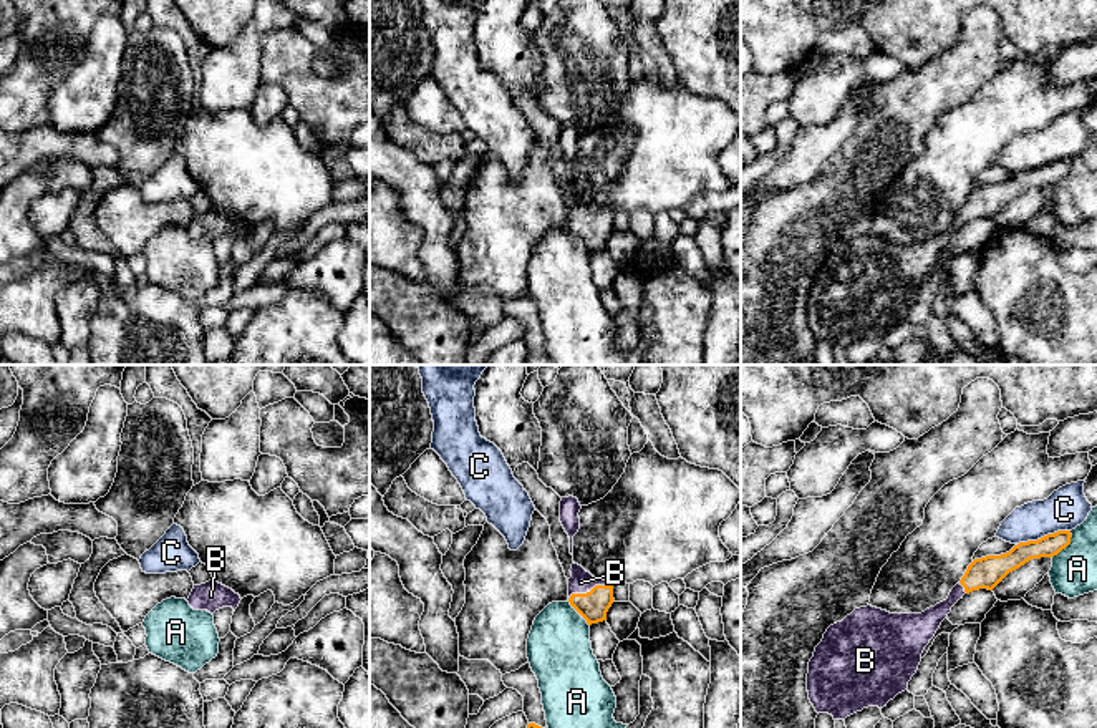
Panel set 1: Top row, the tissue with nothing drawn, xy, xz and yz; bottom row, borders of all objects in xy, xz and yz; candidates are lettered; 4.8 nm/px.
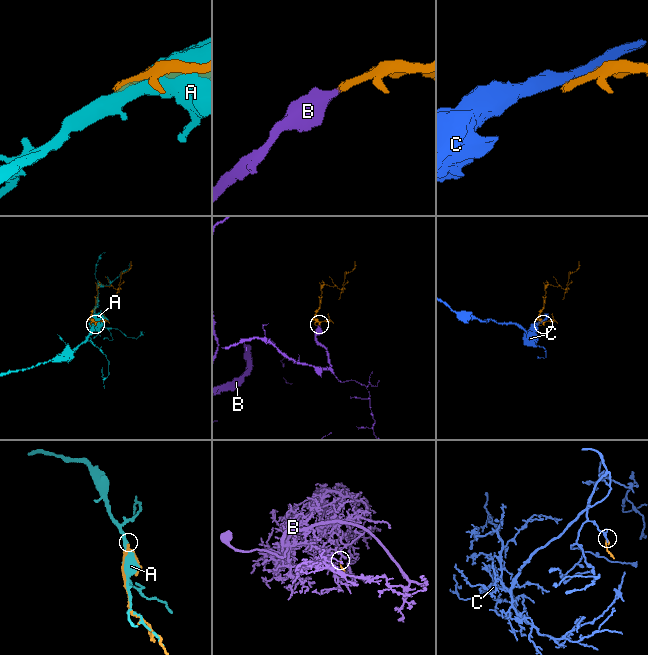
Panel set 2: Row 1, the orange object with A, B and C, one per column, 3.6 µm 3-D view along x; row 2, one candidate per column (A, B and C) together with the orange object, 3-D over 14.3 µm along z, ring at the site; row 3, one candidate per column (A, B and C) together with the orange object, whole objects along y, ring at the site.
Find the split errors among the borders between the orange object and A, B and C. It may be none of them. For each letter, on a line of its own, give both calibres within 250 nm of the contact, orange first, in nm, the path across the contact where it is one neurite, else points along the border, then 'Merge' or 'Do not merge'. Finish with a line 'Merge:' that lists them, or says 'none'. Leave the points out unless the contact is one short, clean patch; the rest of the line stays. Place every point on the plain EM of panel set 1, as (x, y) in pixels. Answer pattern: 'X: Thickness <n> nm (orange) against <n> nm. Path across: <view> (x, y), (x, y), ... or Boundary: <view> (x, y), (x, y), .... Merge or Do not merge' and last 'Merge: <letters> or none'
A: Thickness 110 nm (orange) against 220 nm. Do not merge
B: Thickness 140 nm (orange) against 110 nm. Path across: xz (592, 234), (590, 219), (580, 211). Merge
C: Thickness 110 nm (orange) against 200 nm. Do not merge
Merge: B

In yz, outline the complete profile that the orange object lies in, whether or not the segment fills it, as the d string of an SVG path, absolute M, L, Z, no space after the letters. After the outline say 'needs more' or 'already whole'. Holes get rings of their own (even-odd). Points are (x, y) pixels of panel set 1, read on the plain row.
M1057 159L1037 169L1019 171L1006 182L974 187L961 209L951 217L948 227L921 242L890 242L867 234L830 254L809 290L807 320L815 340L829 342L834 348L845 348L868 335L887 335L890 328L908 317L925 275L964 222L979 217L993 219L1009 201L1031 187L1057 184L1070 172L1070 166L1070 159Z; needs more

